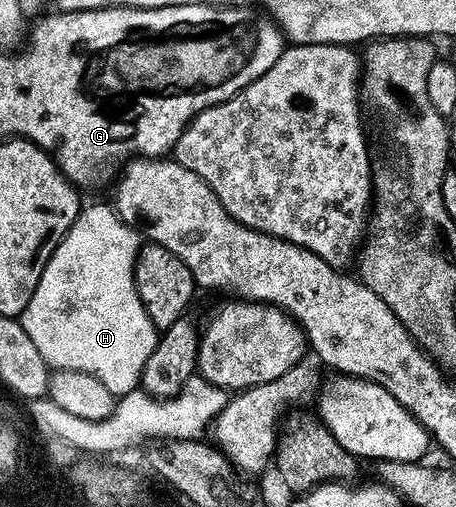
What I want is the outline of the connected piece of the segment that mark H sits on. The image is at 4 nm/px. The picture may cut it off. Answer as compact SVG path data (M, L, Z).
M110 204L80 208L79 217L59 240L47 266L41 271L37 291L22 315L25 335L33 339L37 351L52 370L76 369L95 376L114 395L133 391L140 384L145 359L153 355L157 330L149 319L135 286L135 260L139 257L141 237L119 218Z

